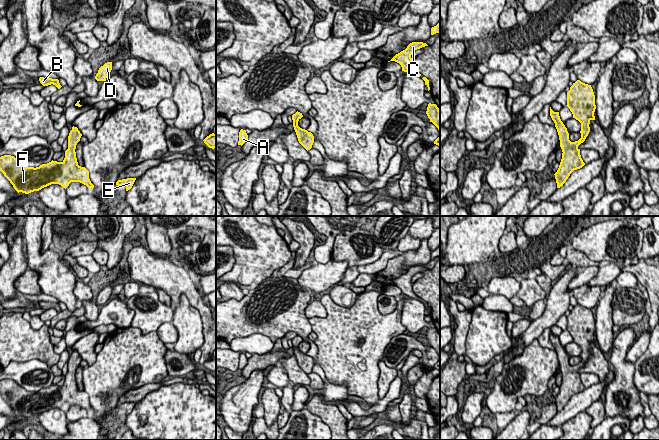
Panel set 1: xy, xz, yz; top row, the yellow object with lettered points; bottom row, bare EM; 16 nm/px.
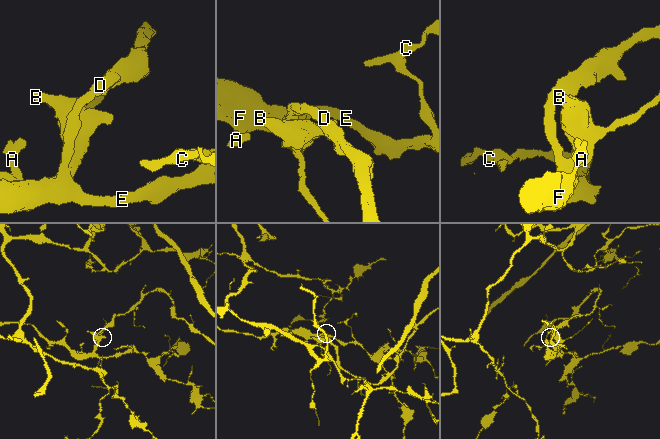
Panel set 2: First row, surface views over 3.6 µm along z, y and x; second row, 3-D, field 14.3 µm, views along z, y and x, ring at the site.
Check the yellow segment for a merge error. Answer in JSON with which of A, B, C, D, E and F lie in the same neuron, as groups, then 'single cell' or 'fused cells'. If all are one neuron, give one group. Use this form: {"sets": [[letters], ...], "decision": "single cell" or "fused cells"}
{"sets": [["A", "B", "C", "D", "E", "F"]], "decision": "single cell"}

